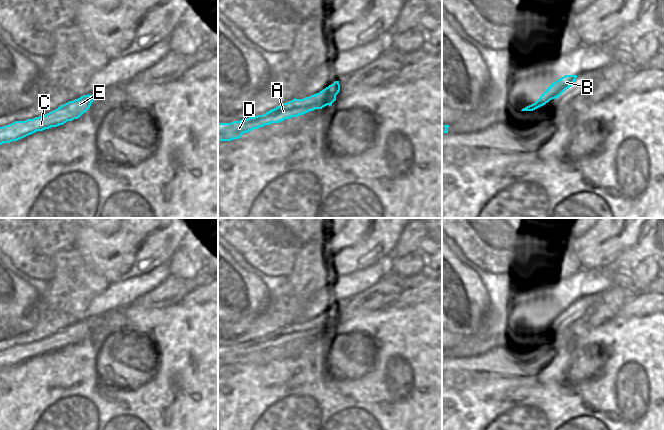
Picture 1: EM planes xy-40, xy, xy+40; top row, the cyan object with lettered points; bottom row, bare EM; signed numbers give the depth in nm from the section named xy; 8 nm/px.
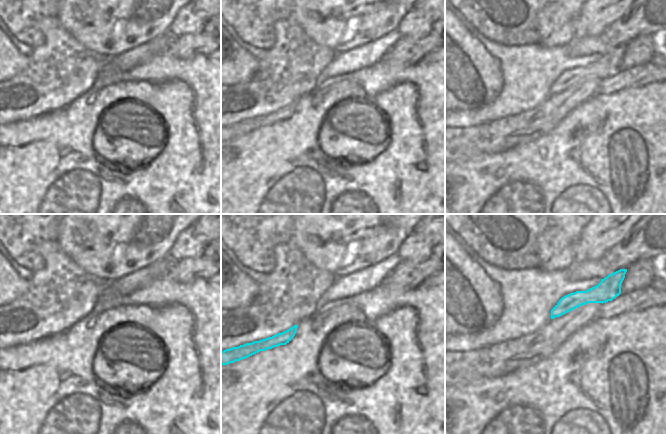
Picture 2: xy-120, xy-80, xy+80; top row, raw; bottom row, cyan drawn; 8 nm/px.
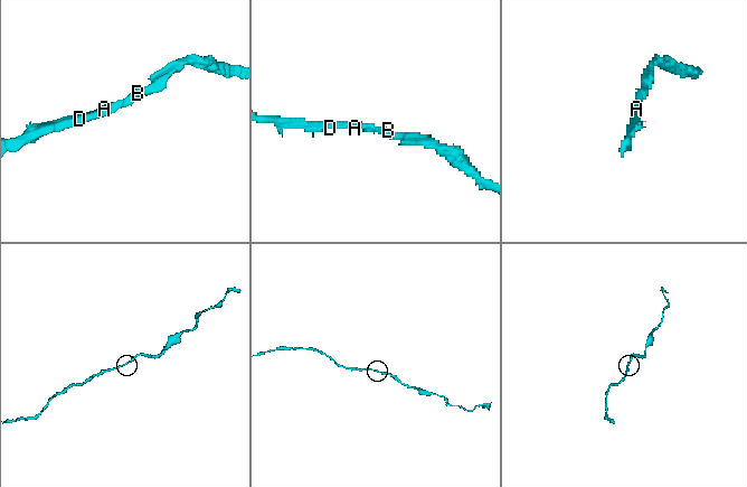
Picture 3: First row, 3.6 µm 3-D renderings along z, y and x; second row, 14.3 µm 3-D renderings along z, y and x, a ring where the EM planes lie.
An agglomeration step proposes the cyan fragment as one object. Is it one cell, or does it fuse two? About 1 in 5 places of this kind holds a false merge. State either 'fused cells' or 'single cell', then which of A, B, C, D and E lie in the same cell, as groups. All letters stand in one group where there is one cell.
single cell; A B C D E

